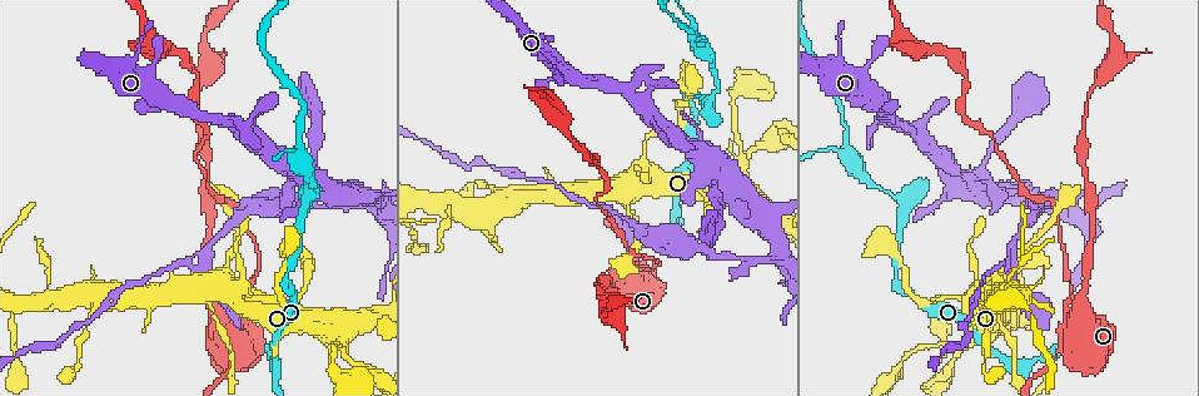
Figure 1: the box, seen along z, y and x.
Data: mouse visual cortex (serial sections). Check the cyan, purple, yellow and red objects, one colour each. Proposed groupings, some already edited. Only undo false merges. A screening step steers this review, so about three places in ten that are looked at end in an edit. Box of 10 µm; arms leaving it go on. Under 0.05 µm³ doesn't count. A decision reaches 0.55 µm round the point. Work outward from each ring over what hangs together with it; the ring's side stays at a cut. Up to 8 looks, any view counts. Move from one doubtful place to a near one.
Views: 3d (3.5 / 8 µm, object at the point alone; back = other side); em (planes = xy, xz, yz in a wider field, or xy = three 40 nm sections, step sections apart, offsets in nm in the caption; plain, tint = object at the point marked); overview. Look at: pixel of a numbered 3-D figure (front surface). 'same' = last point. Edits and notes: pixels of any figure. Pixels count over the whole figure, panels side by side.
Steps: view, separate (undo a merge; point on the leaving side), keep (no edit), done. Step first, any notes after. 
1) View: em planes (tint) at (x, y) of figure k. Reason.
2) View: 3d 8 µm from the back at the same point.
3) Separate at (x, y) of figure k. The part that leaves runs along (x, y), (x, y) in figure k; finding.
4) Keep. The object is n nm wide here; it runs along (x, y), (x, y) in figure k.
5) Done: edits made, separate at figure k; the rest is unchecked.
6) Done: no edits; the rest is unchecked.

View: 3d 3.5 µm from the back at (642, 99) of figure 1. Branch point.

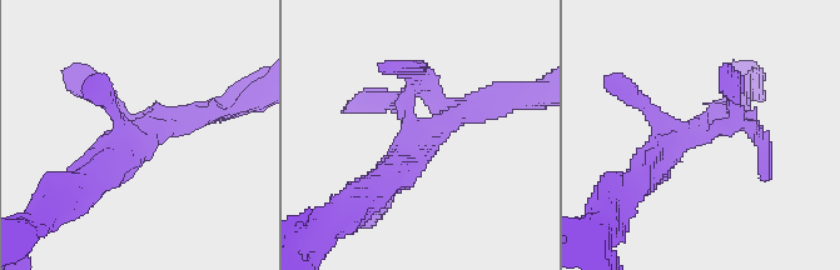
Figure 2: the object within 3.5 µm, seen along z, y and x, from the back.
View: em xy step 1 (tint) at (695, 130) of figure 2.

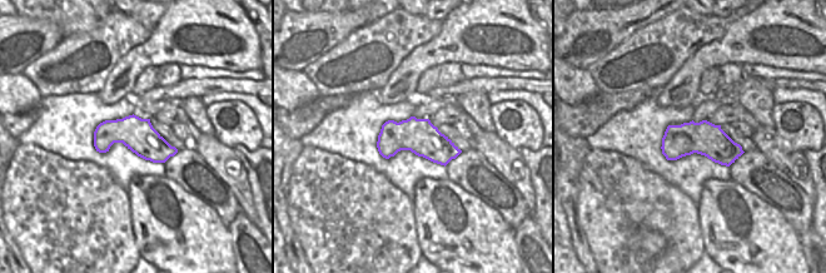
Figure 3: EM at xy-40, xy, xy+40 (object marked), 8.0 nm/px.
Keep. It runs along (496, 99), (423, 134), (377, 189) in figure 2; one cell here.

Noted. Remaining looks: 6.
View: 3d 3.5 µm from the back at (705, 102) of figure 1. A fork.

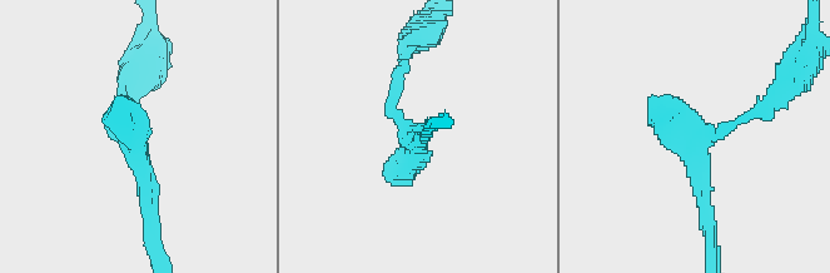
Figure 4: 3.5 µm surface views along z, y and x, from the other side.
View: em planes (tint) at (697, 150) of figure 4. Shape alone is not enough.

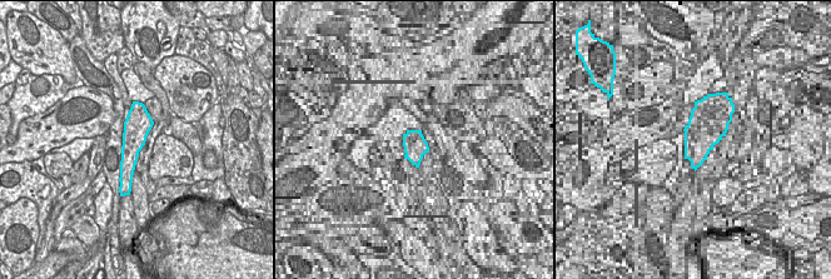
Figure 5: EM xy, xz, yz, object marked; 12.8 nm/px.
Keep. All the same cell.

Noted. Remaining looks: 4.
View: 3d 3.5 µm at (227, 316) of figure 1. Sharp bend.

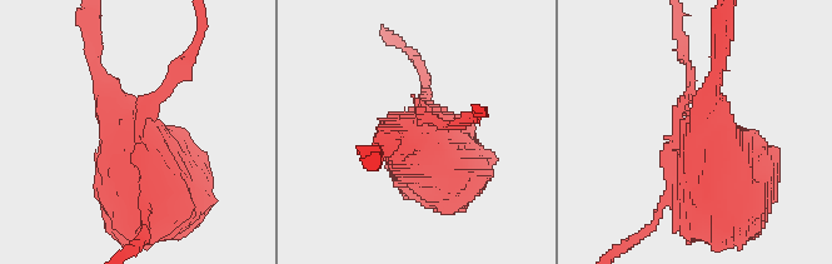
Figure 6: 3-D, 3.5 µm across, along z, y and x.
View: em xy step 1 (tint) at (134, 122) of figure 6. Now the EM.

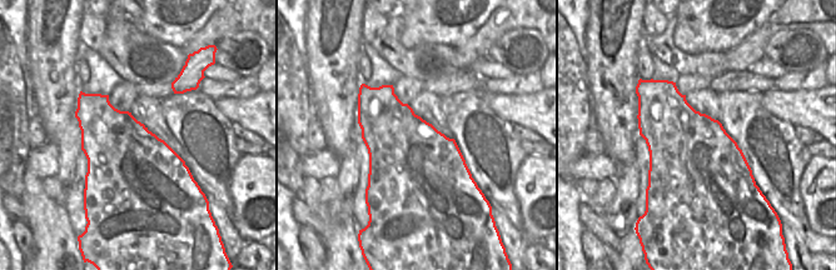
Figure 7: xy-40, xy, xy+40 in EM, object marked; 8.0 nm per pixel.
Separate at (167, 84) of figure 6. The part that leaves runs along (136, 135), (140, 113), (198, 39) in figure 6; two cells meet here.

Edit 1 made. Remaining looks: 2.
Done: edits made, separate at figure 6; the rest is unchecked.

